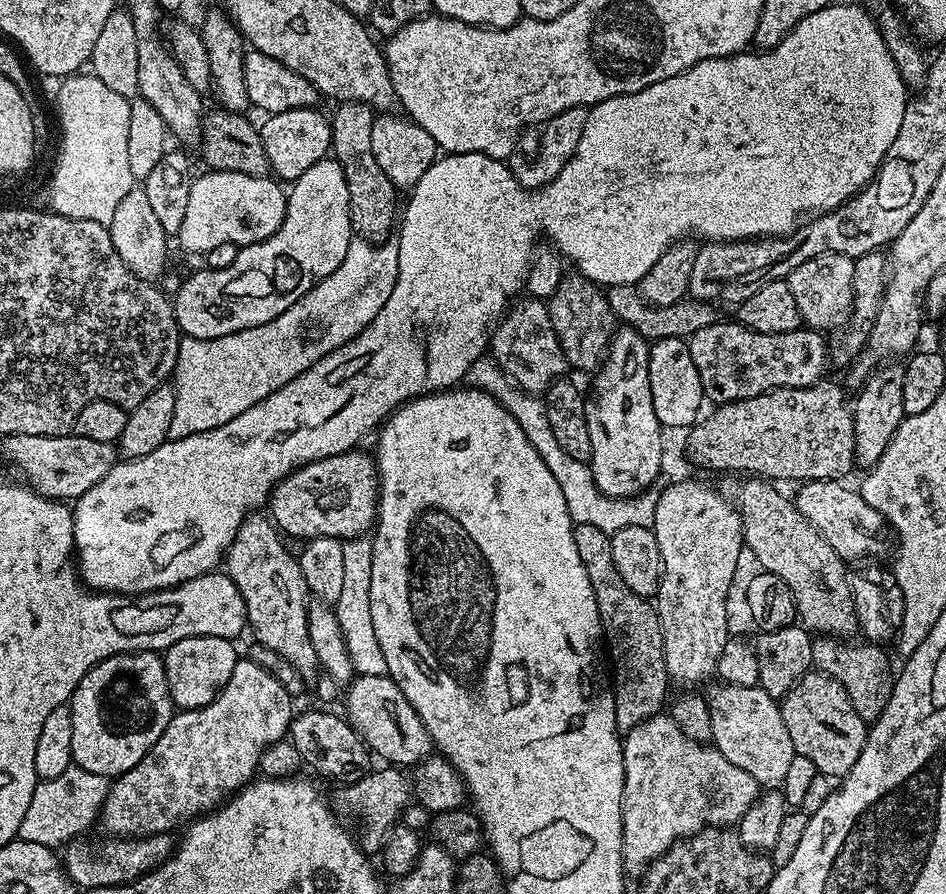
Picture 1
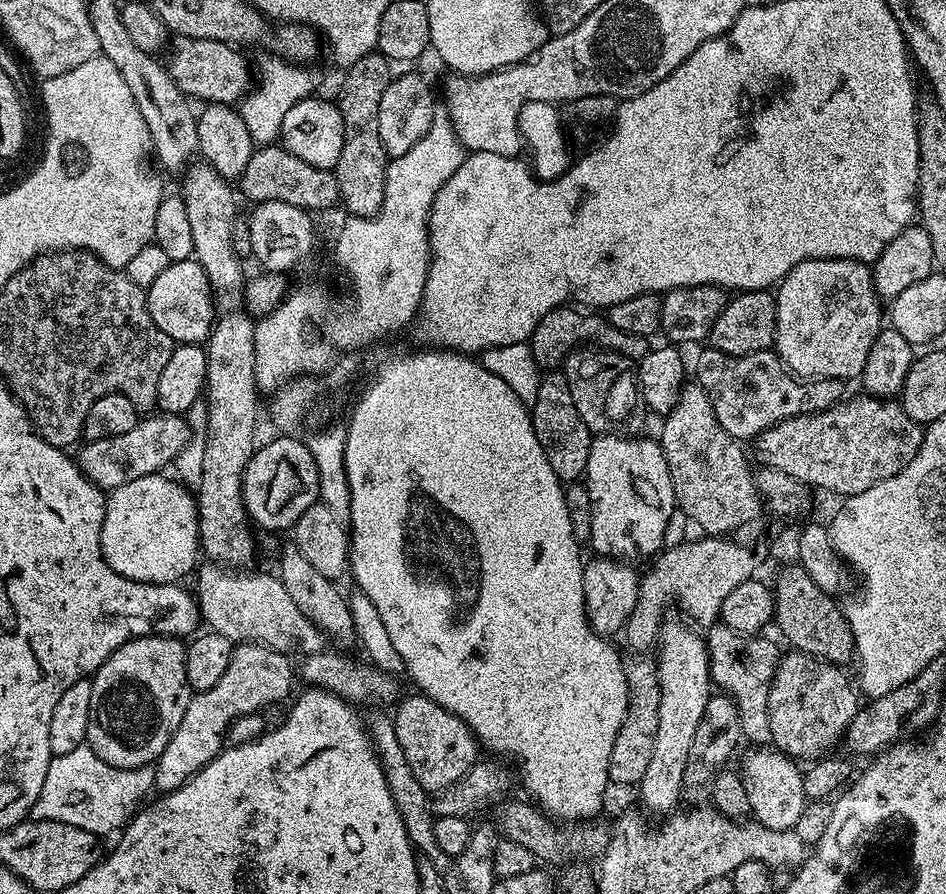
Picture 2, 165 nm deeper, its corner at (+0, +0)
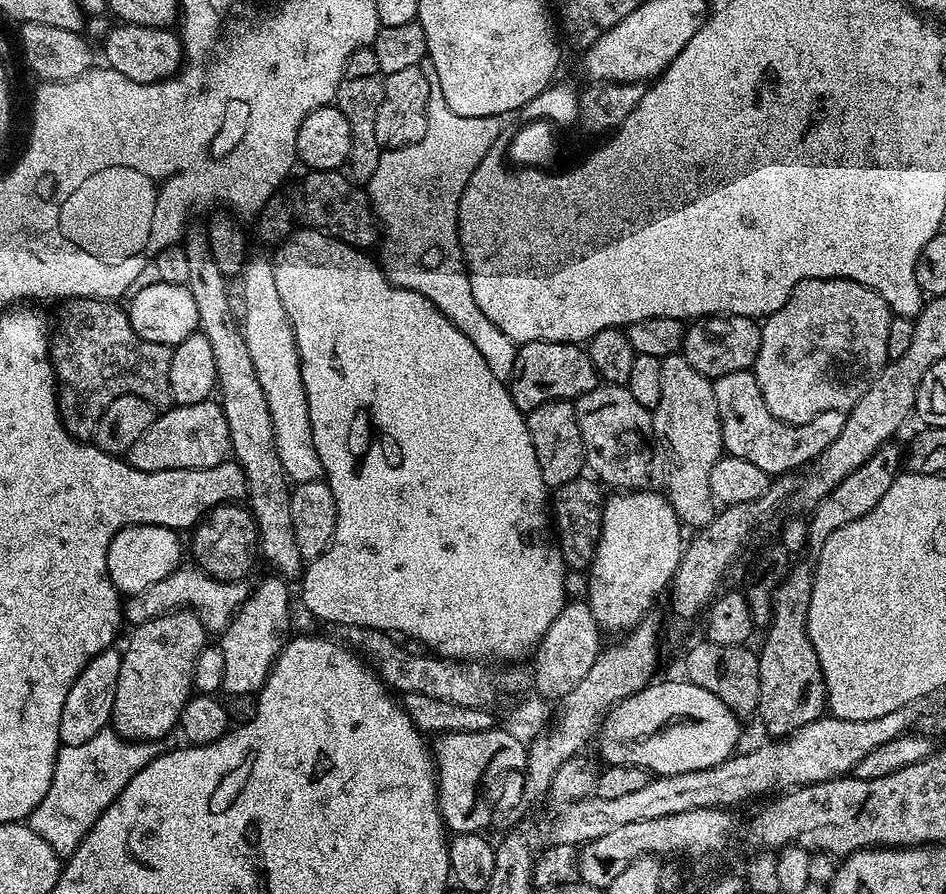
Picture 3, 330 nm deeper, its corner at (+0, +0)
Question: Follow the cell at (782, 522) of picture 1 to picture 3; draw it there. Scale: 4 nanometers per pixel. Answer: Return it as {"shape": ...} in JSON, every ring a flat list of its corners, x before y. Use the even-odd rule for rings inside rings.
{"shape":[[683,354,665,356,660,362,660,369,662,394,658,398,658,406,652,412,652,436,658,451,659,463,660,460,662,462,662,480,666,486,664,492,681,524,699,530,706,527,715,516,716,503,710,490,710,472,714,462,718,462,720,457,725,455,718,401,714,398,712,381,698,374,698,370,694,370,694,366,686,362]]}

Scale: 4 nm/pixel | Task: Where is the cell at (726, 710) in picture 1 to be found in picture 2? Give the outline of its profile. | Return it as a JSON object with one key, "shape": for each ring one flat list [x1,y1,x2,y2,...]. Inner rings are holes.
{"shape":[[756,746,753,752,744,760,742,779,749,798,749,810,755,823,766,826,770,830,787,832,792,830,798,822,806,805,804,795,804,773,798,767,793,757,772,746]]}

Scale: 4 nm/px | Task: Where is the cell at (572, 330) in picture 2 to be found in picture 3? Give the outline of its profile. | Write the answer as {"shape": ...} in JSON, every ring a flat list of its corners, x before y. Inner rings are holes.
{"shape":[[530,342,517,347,508,393,521,412,532,412,539,404,555,400,576,401,582,394,594,390,598,383,596,367,587,351,578,344,562,342]]}

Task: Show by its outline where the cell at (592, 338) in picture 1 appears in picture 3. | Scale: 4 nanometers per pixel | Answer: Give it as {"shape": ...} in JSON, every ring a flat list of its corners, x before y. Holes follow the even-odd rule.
{"shape":[[597,383,594,390,574,401,578,430,582,430,582,446,587,471,601,485,609,484,612,490,640,490,645,487,654,464,654,448,649,437,653,413,623,384]]}

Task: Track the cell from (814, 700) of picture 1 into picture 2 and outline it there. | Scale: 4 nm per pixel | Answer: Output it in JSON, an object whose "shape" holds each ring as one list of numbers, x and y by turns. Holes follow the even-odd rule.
{"shape":[[804,652,789,653,779,657,772,685,768,687,771,743,786,756,816,758,843,741,858,707,858,692,853,681,844,677,843,667]]}

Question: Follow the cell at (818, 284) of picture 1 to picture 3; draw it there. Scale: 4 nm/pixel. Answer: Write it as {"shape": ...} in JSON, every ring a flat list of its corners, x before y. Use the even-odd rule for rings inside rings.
{"shape":[[810,278,809,280,798,282,798,286,794,286,790,298,786,298,786,306,782,306,782,310,778,310,773,316,767,317,763,321,760,330,760,349,758,350,754,371,758,378,758,390,762,390,762,398,766,402,766,410,770,410,770,414,775,420,781,420,791,425,810,422,814,418,818,418,818,414,826,414,826,410,848,412,858,402,858,398,862,398,862,394,866,394,866,390,874,382,874,378,889,361,888,351,886,350,886,338,890,334,892,318,892,309,889,308,888,303,879,294,853,280]]}

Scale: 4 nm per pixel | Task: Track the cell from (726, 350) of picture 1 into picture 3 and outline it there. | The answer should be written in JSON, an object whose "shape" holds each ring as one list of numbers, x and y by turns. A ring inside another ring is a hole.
{"shape":[[738,370,734,374,722,374,712,381,714,398,718,401,718,414,722,426,724,451,729,456,746,458,753,466,758,466,770,478,795,473,795,468,811,465,837,438,844,427,848,413,826,410,805,424,787,424,775,420,766,410,762,390,758,390,755,371]]}

